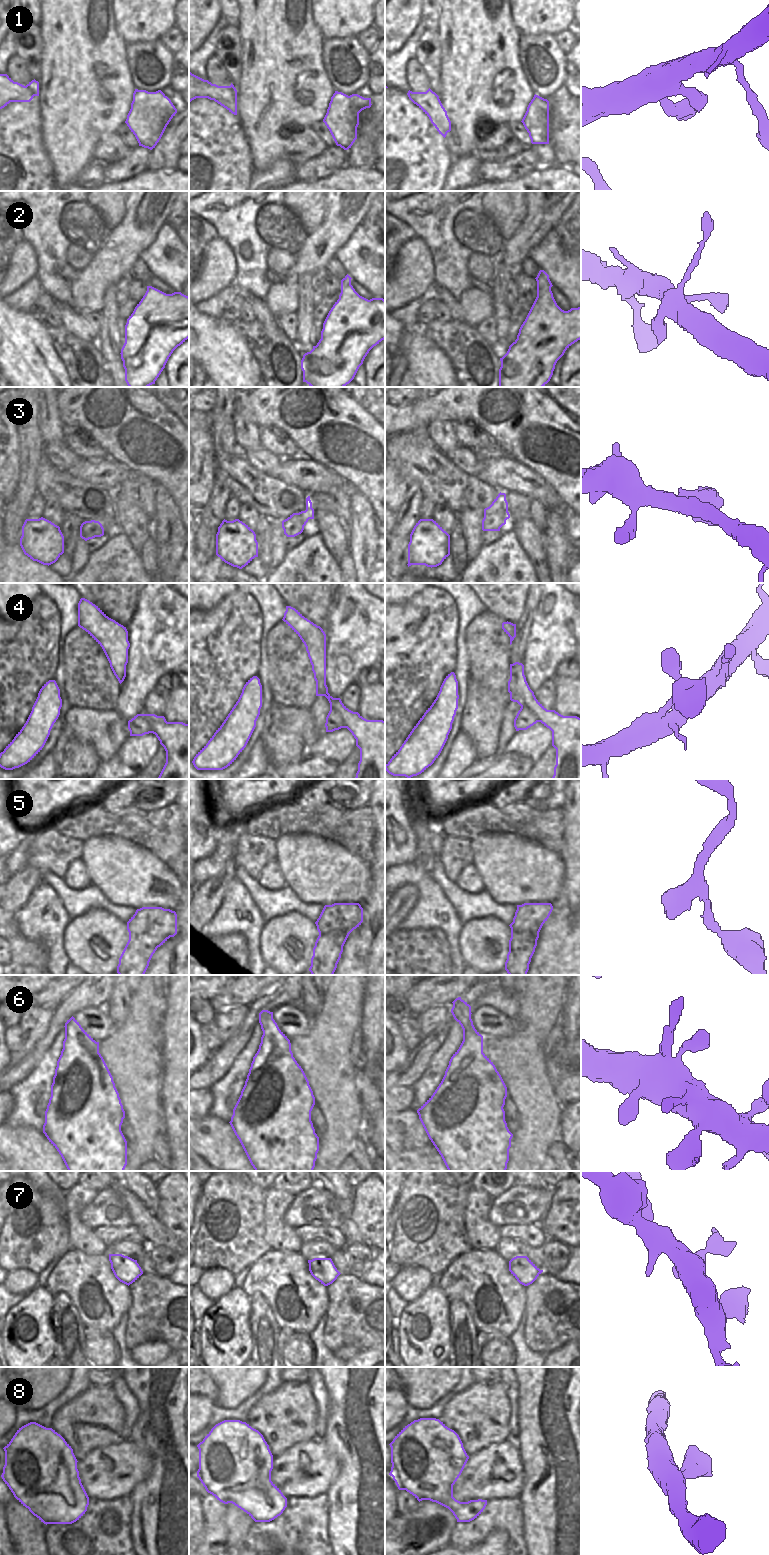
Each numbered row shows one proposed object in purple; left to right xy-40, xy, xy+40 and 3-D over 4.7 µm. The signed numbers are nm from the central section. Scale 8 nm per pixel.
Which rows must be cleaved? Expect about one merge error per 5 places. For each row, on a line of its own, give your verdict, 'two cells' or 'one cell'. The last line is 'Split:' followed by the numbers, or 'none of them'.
1: one cell
2: one cell
3: one cell
4: one cell
5: one cell
6: one cell
7: one cell
8: one cell
Split: none of them

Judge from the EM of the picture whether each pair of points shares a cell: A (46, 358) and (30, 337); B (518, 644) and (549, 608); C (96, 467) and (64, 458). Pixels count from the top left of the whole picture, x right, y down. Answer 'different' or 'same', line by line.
A: same
B: different
C: different

